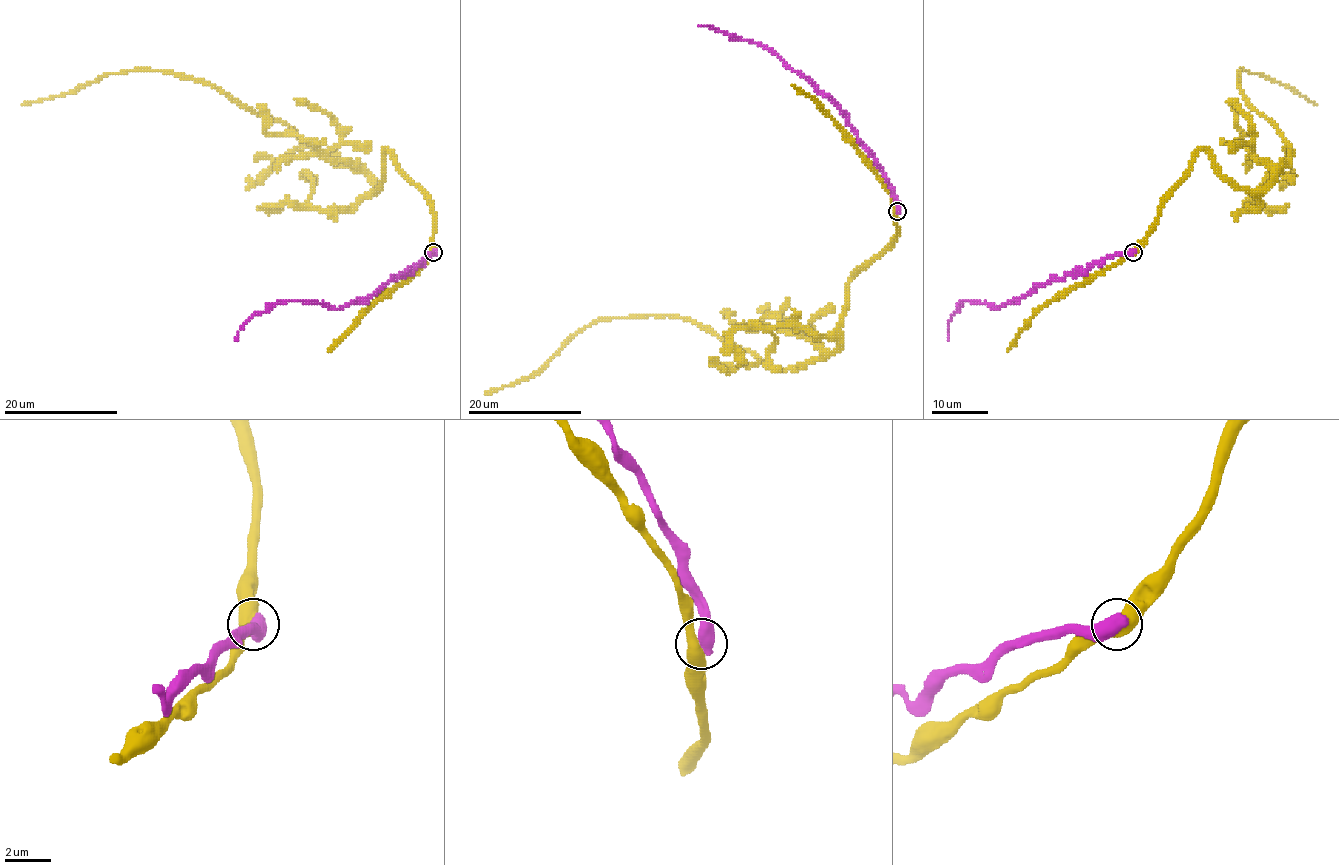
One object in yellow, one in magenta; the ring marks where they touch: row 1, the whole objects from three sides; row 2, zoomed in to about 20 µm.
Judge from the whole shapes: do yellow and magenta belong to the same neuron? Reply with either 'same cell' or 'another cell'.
another cell

